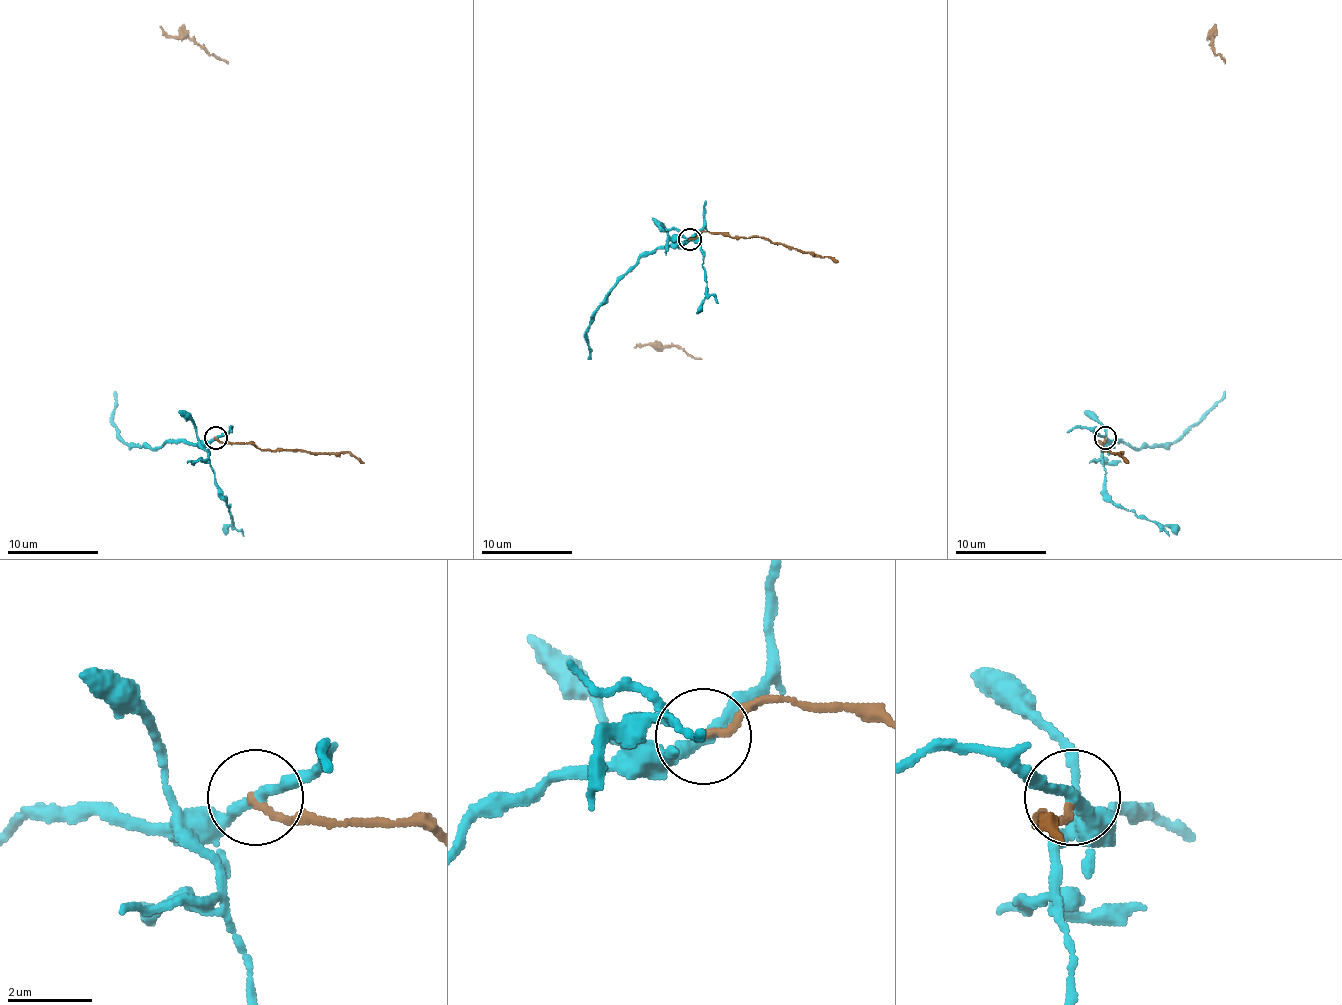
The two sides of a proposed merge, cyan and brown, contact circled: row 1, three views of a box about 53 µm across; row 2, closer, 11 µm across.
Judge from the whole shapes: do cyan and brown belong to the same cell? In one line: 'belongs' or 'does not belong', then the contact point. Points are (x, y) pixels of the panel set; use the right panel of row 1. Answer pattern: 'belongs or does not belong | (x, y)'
does not belong | (1105, 438)

